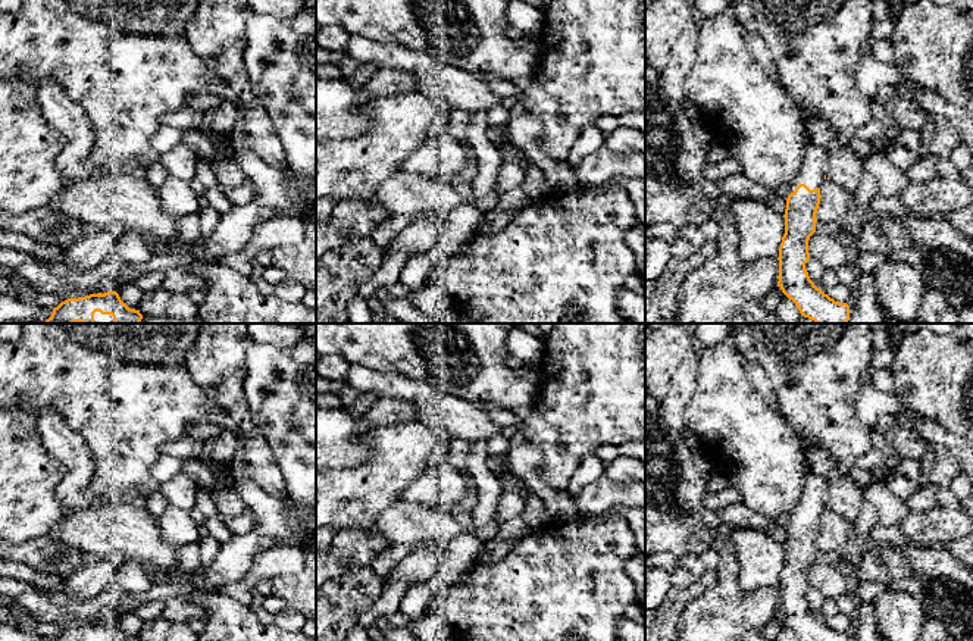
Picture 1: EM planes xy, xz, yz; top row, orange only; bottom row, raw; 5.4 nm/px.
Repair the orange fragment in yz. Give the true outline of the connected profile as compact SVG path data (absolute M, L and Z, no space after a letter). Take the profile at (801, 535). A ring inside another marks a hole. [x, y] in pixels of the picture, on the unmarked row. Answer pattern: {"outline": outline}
{"outline": "M805 470L804 491L791 516L785 538L785 563L779 576L778 615L800 641L850 641L814 615L805 598L810 588L808 569L816 562L820 516L826 509L827 481Z"}

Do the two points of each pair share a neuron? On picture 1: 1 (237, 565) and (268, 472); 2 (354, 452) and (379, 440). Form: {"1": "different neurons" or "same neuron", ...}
{"1": "different neurons", "2": "different neurons"}

